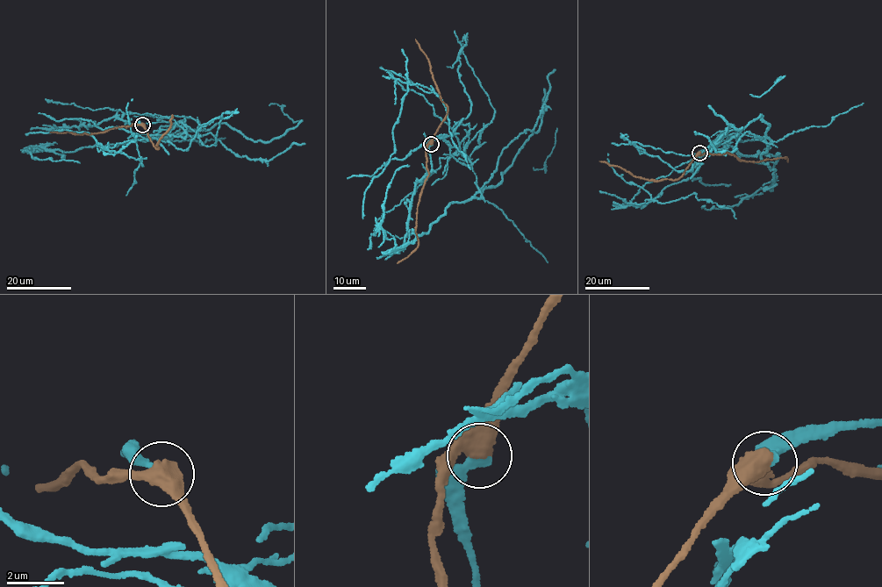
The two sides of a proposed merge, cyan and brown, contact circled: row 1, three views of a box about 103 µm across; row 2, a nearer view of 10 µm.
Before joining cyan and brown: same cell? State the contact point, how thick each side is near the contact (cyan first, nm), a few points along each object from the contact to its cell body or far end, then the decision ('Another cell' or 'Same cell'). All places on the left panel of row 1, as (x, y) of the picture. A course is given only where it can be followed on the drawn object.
Place: (142, 125). Thickness 400 nm (cyan) against 750 nm. Course of cyan: (142, 125), (121, 115), (184, 121), (172, 136), (30, 153), (40, 160), (80, 163). Course of brown: (142, 125), (133, 124), (86, 134), (49, 132). Another cell

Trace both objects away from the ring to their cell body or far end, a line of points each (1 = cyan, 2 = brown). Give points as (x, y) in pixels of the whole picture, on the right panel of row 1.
1: (699, 153), (735, 130), (765, 140), (775, 170), (771, 188), (705, 206)
2: (699, 153), (727, 153), (748, 161), (786, 157), (787, 162)

